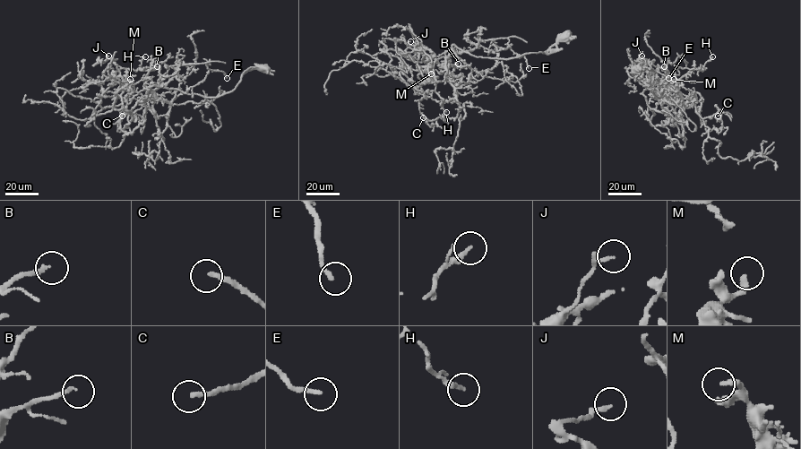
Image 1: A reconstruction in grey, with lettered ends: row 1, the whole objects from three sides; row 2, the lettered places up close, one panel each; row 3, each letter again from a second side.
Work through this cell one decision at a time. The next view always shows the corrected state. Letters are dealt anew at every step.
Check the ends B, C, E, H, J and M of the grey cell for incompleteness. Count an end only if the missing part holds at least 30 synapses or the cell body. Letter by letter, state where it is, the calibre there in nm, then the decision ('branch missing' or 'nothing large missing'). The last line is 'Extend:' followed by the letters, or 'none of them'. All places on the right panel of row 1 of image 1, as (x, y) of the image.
B: place (664, 66); calibre 170 nm; branch missing
C: place (718, 116); calibre 200 nm; branch missing
E: place (668, 78); calibre 200 nm; nothing large missing
H: place (712, 56); calibre 240 nm; nothing large missing
J: place (641, 56); calibre 150 nm; nothing large missing
M: place (674, 79); calibre 200 nm; branch missing
Extend: B, C, M

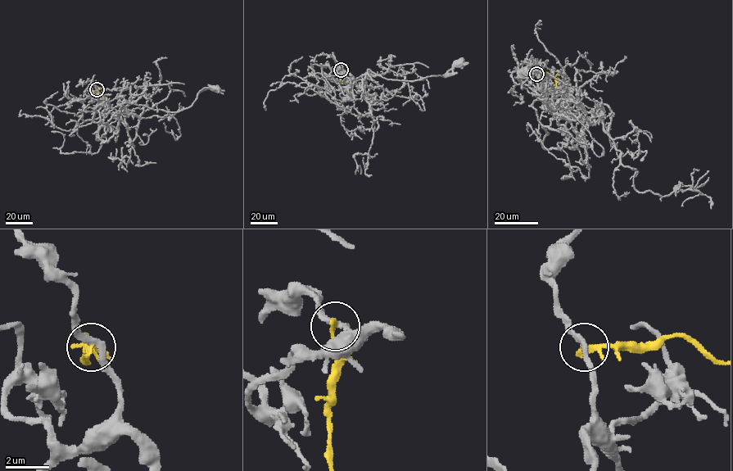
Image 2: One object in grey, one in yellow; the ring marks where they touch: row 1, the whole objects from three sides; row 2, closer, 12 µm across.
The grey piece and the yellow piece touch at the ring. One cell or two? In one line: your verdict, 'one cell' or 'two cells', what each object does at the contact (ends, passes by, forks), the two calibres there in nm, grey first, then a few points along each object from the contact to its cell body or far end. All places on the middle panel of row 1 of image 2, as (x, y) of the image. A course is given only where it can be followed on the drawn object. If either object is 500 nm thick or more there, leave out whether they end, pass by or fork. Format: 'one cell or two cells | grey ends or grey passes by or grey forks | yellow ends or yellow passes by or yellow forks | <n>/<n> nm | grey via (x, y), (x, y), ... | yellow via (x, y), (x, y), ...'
two cells | grey passes by | yellow passes by | 280/170 nm | grey via (341, 70), (359, 87), (366, 74), (411, 81), (443, 76), (458, 63) | yellow via (341, 70), (341, 80), (347, 81), (345, 79)

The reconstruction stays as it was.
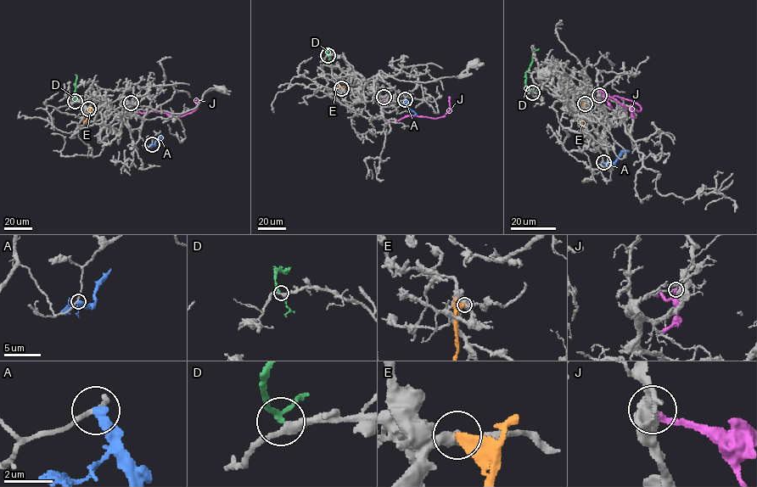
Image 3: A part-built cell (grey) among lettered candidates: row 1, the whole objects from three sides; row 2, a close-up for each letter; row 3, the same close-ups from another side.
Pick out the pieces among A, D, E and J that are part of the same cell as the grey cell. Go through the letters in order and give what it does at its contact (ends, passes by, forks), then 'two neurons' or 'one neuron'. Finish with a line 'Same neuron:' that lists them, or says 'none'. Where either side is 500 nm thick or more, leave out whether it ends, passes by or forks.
A: it ends | two neurons
D: it passes by | one neuron
E: it ends | two neurons
J: it ends | two neurons
Same neuron: D

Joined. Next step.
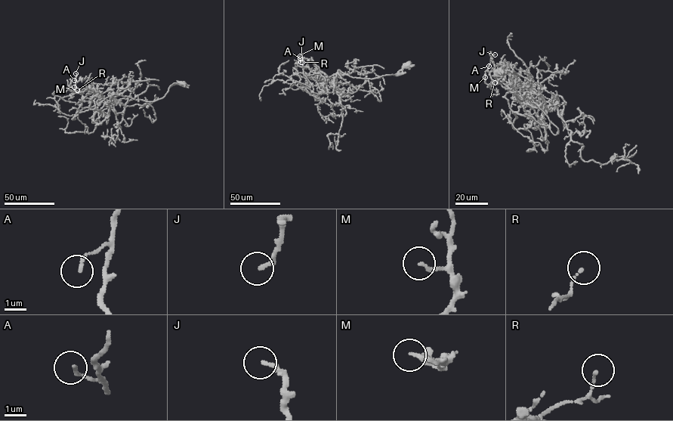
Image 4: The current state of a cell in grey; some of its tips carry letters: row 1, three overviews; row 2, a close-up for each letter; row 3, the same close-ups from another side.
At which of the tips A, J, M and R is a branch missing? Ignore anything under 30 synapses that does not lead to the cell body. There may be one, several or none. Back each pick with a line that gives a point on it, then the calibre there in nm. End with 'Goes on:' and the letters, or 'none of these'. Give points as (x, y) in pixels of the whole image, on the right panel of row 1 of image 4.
Goes on: none of these

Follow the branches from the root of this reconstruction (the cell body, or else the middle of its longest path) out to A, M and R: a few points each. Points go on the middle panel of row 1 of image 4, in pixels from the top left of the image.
A: (406, 65), (395, 75), (366, 78), (337, 74), (325, 83), (315, 72), (320, 72), (317, 66), (300, 58)
M: (406, 65), (395, 75), (366, 78), (337, 74), (325, 83), (315, 72), (319, 67), (300, 56)
R: (406, 65), (395, 75), (337, 74), (325, 83), (317, 66), (302, 62)

